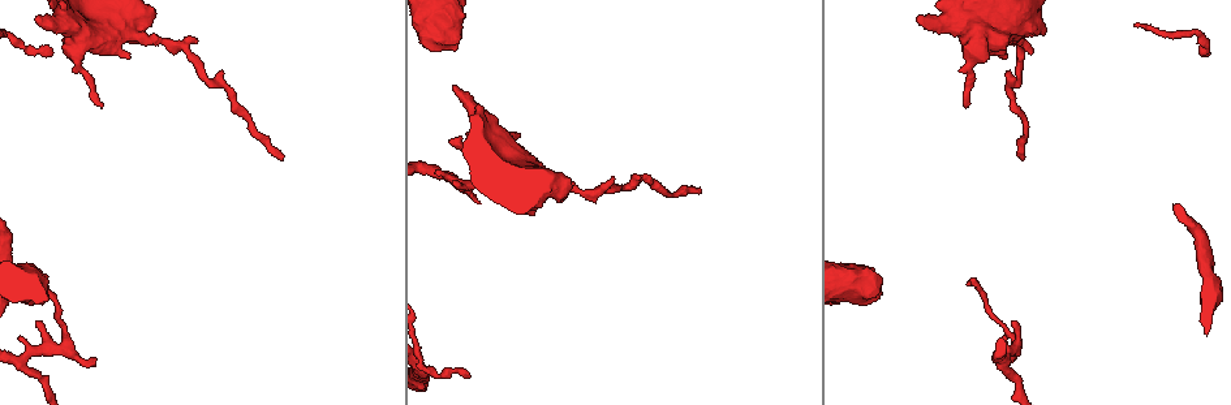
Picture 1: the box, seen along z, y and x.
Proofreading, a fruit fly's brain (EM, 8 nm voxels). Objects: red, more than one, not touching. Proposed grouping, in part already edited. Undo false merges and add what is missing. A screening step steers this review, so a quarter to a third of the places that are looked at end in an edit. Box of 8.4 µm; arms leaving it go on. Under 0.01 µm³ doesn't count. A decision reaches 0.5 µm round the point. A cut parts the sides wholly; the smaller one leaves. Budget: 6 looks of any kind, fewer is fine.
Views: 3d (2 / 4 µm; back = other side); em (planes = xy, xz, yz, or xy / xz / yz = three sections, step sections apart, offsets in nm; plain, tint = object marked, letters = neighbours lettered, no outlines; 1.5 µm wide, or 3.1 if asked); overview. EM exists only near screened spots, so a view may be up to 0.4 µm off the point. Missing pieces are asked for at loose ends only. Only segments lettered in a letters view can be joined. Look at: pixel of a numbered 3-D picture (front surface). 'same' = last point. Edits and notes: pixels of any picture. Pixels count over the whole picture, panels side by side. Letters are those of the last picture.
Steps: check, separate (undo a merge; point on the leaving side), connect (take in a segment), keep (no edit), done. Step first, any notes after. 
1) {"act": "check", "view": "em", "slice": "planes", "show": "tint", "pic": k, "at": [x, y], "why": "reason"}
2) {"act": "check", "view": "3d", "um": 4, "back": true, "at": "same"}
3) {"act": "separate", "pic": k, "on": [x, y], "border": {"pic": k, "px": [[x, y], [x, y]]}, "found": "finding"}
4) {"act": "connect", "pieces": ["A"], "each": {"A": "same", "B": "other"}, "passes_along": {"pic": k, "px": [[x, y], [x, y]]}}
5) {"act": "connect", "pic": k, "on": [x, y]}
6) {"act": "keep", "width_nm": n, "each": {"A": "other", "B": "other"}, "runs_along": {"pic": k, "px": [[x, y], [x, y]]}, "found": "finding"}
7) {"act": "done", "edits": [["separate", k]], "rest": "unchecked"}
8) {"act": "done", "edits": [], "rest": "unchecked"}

{"act": "check", "view": "em", "slice": "yz", "step": 4, "show": "tint", "pic": 1, "at": [965, 107], "why": "branch stops here"}

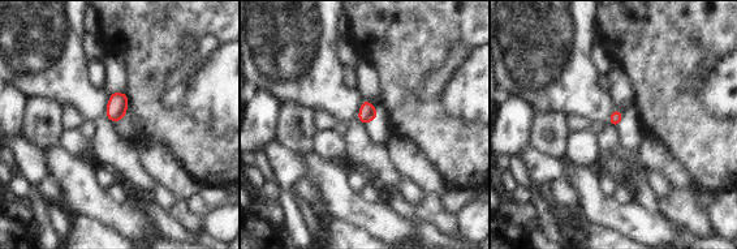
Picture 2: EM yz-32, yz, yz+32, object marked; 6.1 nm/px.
{"act": "check", "view": "em", "slice": "planes", "show": "tint", "at": "same", "why": "cut it another way"}

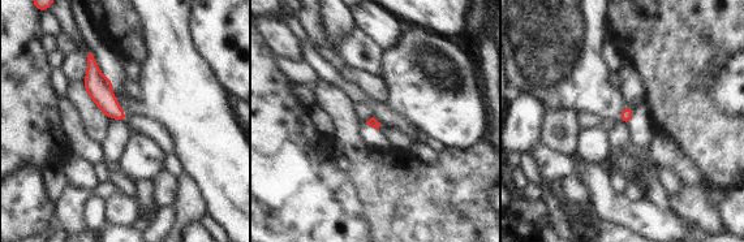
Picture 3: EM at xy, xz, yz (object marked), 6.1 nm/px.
{"act": "check", "view": "em", "slice": "planes", "show": "letters", "at": "same", "why": "see the neighbours"}

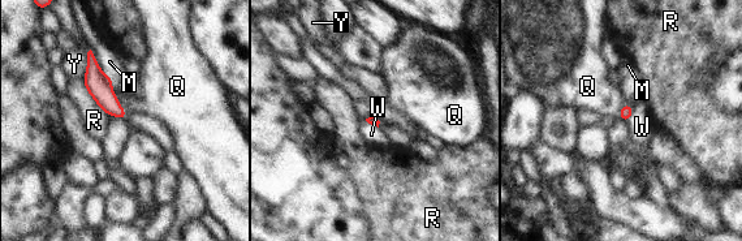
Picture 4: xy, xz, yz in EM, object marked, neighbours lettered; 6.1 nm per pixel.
{"act": "keep", "each": {"M": "other", "Q": "other", "R": "other", "W": "other", "Y": "other"}, "border": {"pic": 4, "px": [[365, 120], [378, 128]]}, "found": "no lettered segment goes on from it"}

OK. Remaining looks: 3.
{"act": "check", "view": "em", "slice": "planes", "show": "letters", "pic": 1, "at": [1011, 320], "why": "free end"}

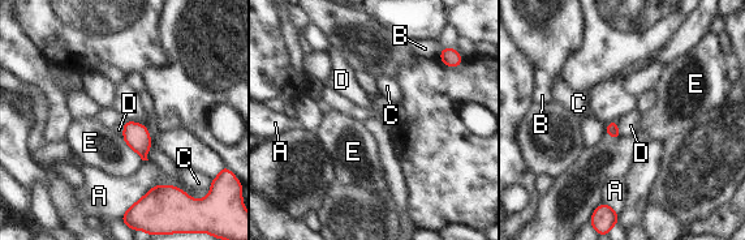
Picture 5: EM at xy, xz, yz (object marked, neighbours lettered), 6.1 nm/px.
{"act": "keep", "each": {"A": "other", "B": "other", "C": "other", "D": "other", "E": "other"}, "found": "no lettered segment goes on from it"}

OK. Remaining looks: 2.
{"act": "check", "view": "em", "slice": "planes", "show": "letters", "pic": 1, "at": [1206, 56], "why": "thin end"}

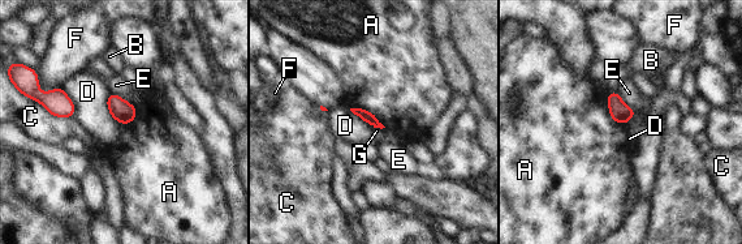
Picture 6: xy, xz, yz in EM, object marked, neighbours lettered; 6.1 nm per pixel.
{"act": "keep", "each": {"A": "other", "B": "other", "C": "other", "D": "other", "E": "other", "F": "other", "G": "other"}, "border": {"pic": 6, "px": [[605, 93], [609, 116], [624, 124]]}, "found": "none of them fits"}

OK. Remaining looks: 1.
{"act": "done", "edits": [], "rest": "unchecked"}

